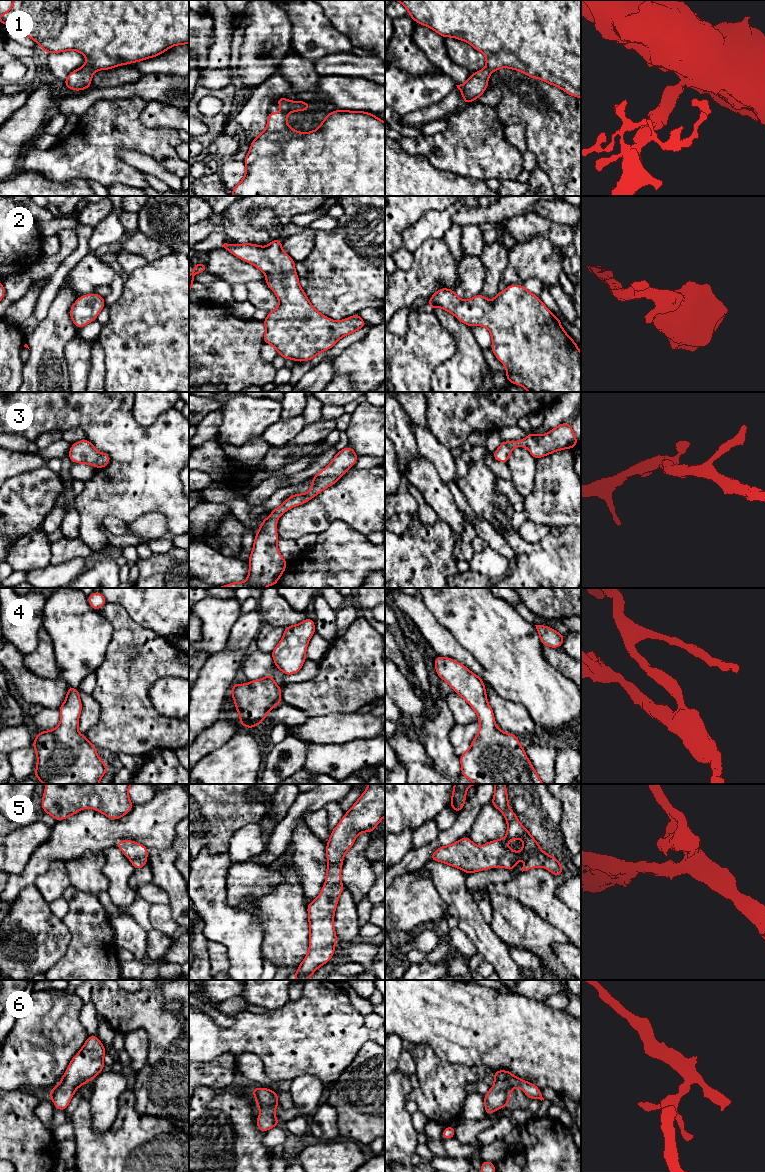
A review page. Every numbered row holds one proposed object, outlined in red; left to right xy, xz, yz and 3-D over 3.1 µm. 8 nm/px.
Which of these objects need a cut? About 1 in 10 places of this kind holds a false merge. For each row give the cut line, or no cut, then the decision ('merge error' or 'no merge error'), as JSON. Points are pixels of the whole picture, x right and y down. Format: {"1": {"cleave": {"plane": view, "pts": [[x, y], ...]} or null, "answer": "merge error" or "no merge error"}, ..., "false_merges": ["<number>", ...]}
{"1": {"cleave": null, "answer": "no merge error"}, "2": {"cleave": null, "answer": "no merge error"}, "3": {"cleave": null, "answer": "no merge error"}, "4": {"cleave": null, "answer": "no merge error"}, "5": {"cleave": null, "answer": "no merge error"}, "6": {"cleave": null, "answer": "no merge error"}, "false_merges": []}

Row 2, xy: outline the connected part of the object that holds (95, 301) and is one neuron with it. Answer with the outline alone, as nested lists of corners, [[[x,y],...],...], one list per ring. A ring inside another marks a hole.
[[[97,293],[78,297],[70,308],[70,317],[75,327],[80,329],[97,319],[98,314],[105,307],[105,298]]]

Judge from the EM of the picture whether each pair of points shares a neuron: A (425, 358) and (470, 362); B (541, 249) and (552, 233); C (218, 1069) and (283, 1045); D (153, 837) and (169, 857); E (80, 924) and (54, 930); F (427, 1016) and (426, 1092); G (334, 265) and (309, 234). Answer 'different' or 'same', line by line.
A: different
B: different
C: different
D: different
E: different
F: different
G: different

